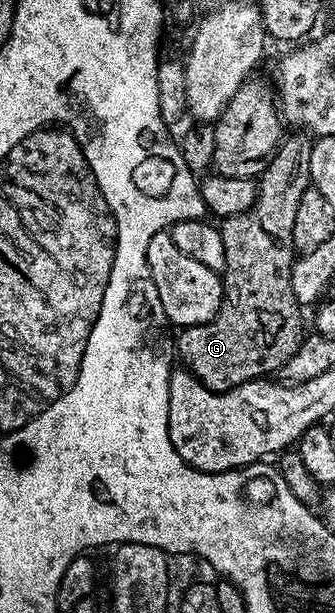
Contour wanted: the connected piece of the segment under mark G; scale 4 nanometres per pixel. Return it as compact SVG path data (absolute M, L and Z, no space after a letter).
M303 133L291 134L295 135L289 136L290 134L288 134L286 138L280 142L278 151L276 151L275 155L269 161L269 165L263 170L262 175L259 176L257 180L259 192L255 198L254 205L245 213L222 220L221 226L219 227L221 241L225 245L225 265L221 272L223 300L219 306L219 311L207 323L182 328L182 330L178 332L179 335L177 335L177 338L174 340L178 358L183 358L182 366L186 368L186 370L192 371L211 391L229 391L232 387L239 387L243 383L249 382L250 379L262 379L270 376L272 373L278 372L280 367L284 367L287 364L289 357L293 357L293 353L297 353L297 349L302 345L305 338L305 330L303 331L303 315L299 312L302 311L301 305L293 297L291 265L297 258L297 252L293 245L293 221L297 217L297 205L301 205L301 193L305 193L305 189L312 186L311 174L309 173L309 153L311 152L312 140Z

